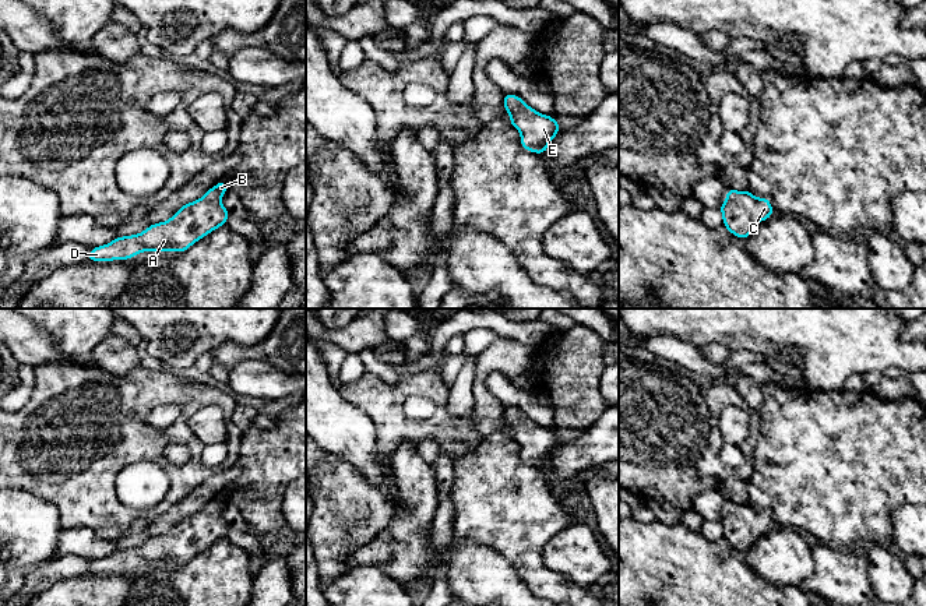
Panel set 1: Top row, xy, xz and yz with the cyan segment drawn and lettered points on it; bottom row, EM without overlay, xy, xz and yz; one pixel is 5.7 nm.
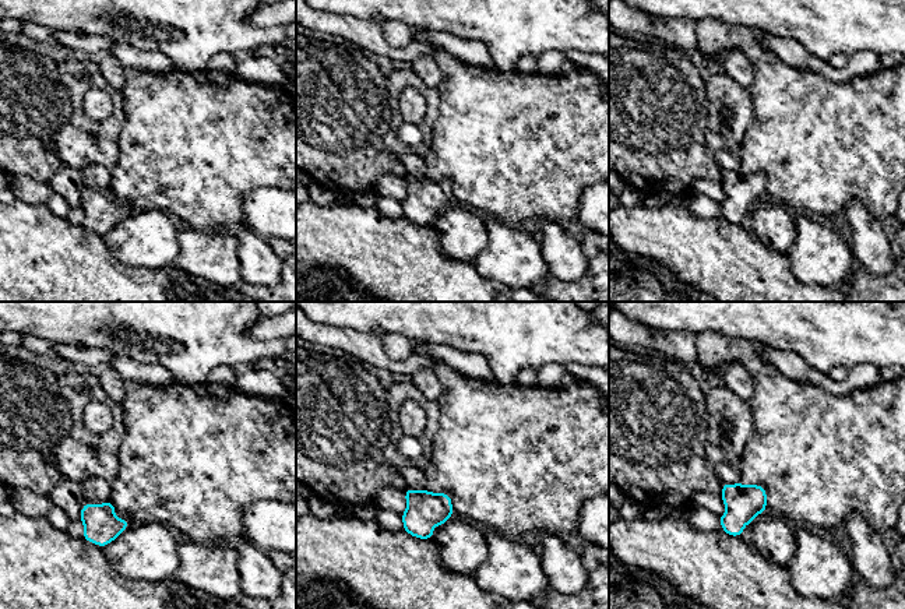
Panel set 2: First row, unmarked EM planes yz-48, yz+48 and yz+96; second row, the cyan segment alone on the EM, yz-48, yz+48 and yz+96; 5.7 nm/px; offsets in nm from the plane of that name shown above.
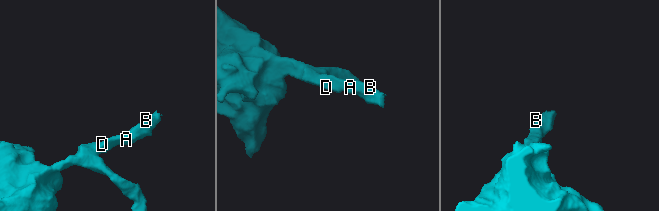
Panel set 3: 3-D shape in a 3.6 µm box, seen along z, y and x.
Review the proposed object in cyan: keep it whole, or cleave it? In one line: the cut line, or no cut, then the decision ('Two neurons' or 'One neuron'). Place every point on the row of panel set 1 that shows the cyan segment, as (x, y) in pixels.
No split. One neuron

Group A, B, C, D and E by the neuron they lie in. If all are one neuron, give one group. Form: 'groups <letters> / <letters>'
groups A B C D E

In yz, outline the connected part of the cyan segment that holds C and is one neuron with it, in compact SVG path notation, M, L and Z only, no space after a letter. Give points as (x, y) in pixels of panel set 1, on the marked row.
M726 189L726 197L719 207L723 226L740 239L749 237L756 230L754 218L764 222L774 214L768 198L757 198L749 190Z

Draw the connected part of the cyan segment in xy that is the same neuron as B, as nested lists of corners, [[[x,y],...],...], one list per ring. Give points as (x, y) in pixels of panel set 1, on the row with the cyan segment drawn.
[[[221,180],[212,189],[210,189],[203,198],[184,204],[175,215],[166,222],[149,225],[142,233],[116,237],[110,243],[99,247],[92,247],[88,254],[88,261],[113,261],[113,260],[130,260],[141,251],[182,251],[184,253],[196,242],[226,225],[229,211],[219,202],[229,190],[225,180]]]

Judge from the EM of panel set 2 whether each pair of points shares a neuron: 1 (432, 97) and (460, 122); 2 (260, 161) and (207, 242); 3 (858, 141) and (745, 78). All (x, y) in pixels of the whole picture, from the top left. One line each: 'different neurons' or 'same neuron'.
1: different neurons
2: different neurons
3: different neurons

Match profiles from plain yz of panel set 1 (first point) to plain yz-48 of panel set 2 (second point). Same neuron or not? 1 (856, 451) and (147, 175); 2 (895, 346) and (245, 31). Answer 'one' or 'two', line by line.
1: one
2: one

